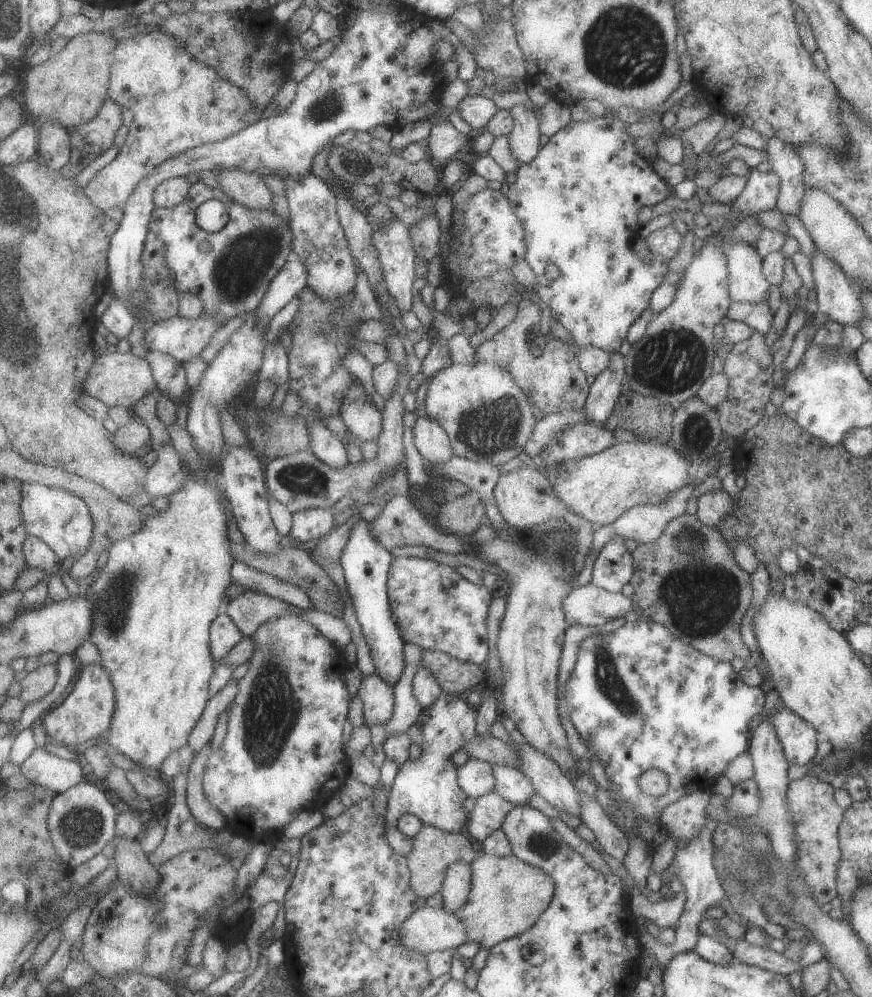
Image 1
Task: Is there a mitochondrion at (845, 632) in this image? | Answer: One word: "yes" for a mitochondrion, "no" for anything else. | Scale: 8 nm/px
no

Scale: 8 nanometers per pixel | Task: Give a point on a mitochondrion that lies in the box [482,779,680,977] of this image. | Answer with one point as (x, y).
(543, 846)

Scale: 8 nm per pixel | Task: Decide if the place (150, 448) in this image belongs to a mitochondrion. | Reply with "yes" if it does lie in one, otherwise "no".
no

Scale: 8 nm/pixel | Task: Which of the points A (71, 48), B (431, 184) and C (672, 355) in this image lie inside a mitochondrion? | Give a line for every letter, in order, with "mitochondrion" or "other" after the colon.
A: other
B: other
C: mitochondrion

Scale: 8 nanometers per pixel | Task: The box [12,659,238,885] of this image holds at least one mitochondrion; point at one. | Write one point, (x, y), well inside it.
(81, 827)

